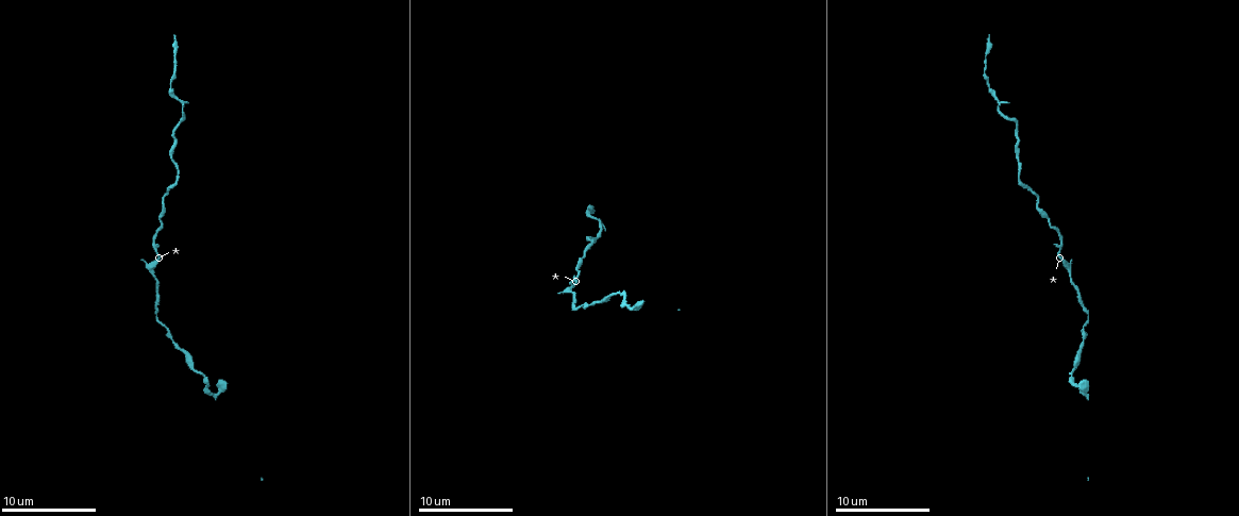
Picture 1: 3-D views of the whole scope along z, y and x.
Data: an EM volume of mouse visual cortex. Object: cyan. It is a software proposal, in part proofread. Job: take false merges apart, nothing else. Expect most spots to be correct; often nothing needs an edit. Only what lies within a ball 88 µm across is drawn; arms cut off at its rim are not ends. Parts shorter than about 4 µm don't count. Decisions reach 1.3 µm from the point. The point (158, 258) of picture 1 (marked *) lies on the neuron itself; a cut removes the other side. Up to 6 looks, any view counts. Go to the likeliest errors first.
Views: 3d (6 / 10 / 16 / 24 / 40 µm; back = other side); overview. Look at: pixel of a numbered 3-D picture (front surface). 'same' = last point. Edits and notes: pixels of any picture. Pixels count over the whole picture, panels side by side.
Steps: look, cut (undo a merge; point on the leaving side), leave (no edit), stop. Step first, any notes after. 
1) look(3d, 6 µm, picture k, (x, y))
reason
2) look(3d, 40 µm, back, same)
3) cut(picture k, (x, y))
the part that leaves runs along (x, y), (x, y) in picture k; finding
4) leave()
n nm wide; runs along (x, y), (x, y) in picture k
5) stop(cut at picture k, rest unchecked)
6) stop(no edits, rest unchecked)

look(3d, 10 µm, picture 1, (214, 397))
calibre changes

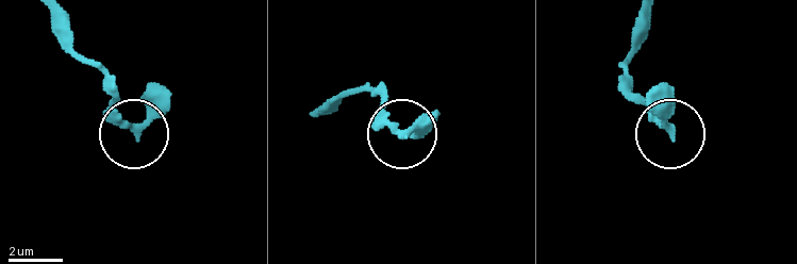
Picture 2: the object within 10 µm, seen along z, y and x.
leave()
runs along (315, 115), (342, 97), (369, 89), (401, 133) in picture 2; all the same neuron

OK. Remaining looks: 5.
look(3d, 10 µm, picture 1, (182, 107))
three-way junction

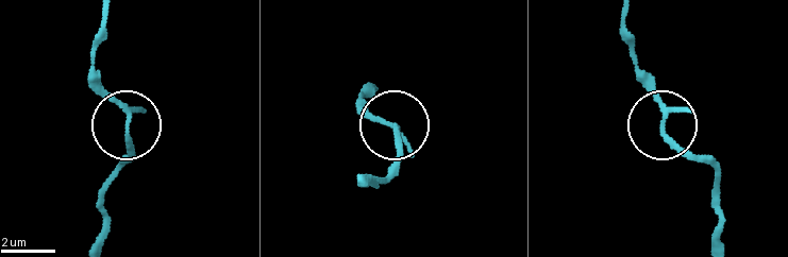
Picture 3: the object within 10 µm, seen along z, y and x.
leave()
runs along (98, 239), (106, 177), (132, 143), (122, 109), (93, 76) in picture 3; continuous, no second neuron

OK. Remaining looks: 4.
look(3d, 10 µm, picture 1, (190, 363))
thick turns thin

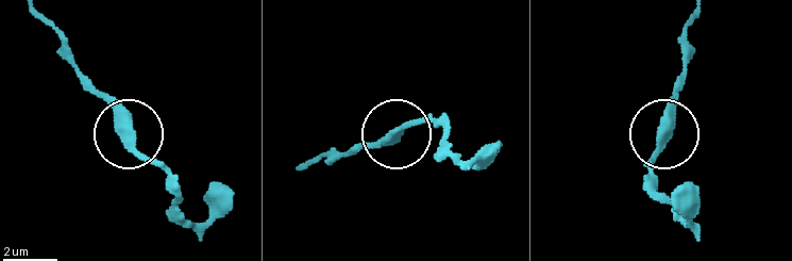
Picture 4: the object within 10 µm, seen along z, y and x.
leave()
runs along (694, 19), (683, 39), (676, 115), (649, 182) in picture 4; all the same neuron

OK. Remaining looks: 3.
stop(no edits, rest unchecked)

